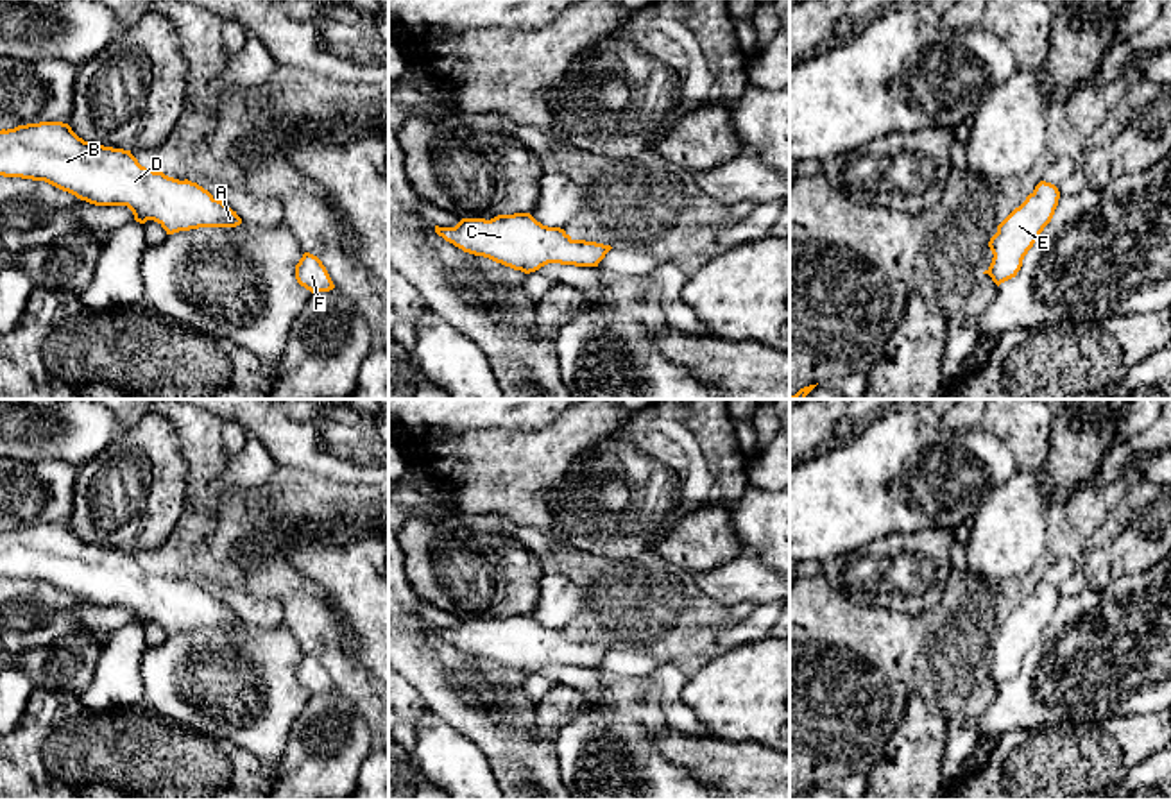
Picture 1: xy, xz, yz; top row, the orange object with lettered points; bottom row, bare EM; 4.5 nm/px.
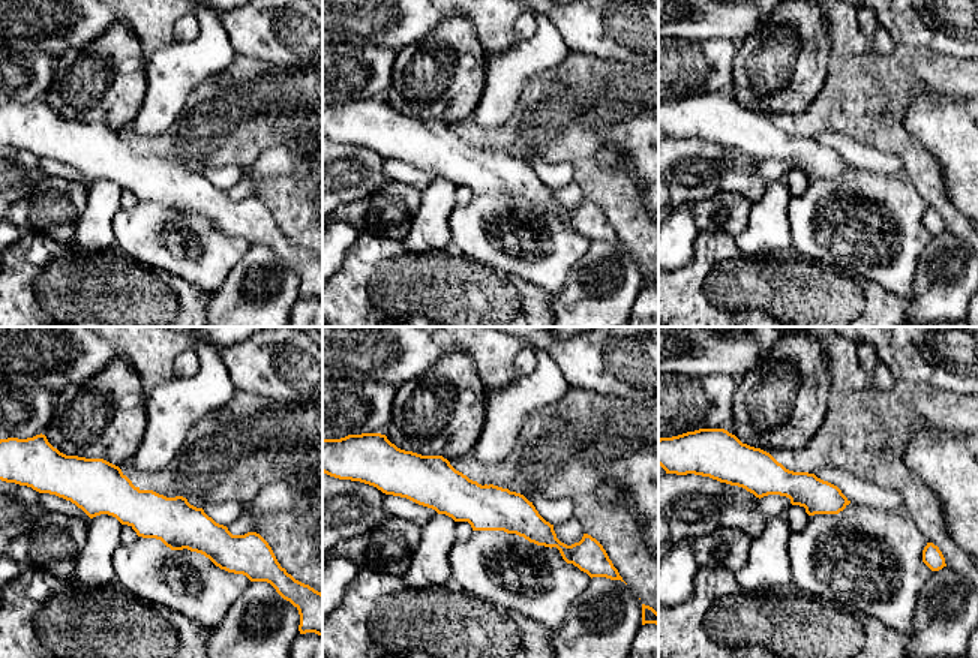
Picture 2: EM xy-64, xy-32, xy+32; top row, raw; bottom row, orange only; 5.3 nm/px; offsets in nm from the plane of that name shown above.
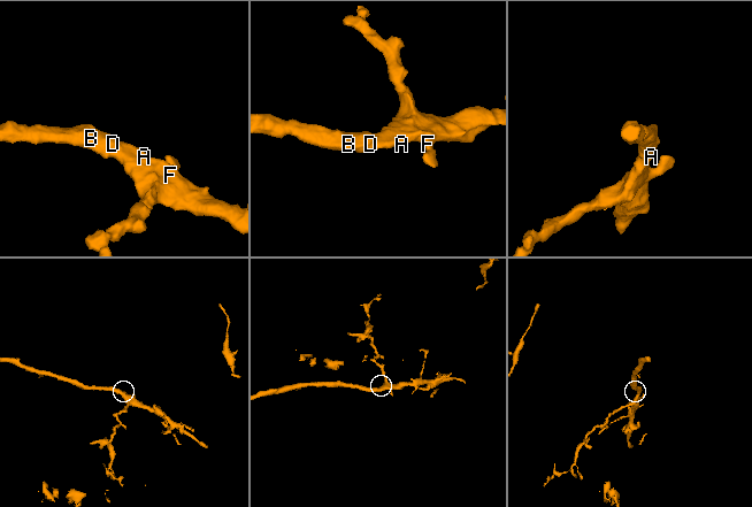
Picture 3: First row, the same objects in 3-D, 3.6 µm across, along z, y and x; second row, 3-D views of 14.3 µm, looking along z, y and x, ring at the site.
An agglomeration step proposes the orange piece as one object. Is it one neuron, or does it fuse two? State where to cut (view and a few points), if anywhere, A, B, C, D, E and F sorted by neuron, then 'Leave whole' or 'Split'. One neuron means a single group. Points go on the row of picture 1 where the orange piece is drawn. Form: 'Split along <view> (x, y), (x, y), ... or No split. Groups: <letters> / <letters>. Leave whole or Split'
No split. Groups: A B C D E F. Leave whole

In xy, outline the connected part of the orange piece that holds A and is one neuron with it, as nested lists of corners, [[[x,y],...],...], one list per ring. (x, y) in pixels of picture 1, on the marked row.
[[[63,122],[2,129],[0,175],[45,181],[95,206],[127,206],[136,222],[154,220],[167,234],[242,224],[197,183],[149,170],[131,150],[84,141]]]

